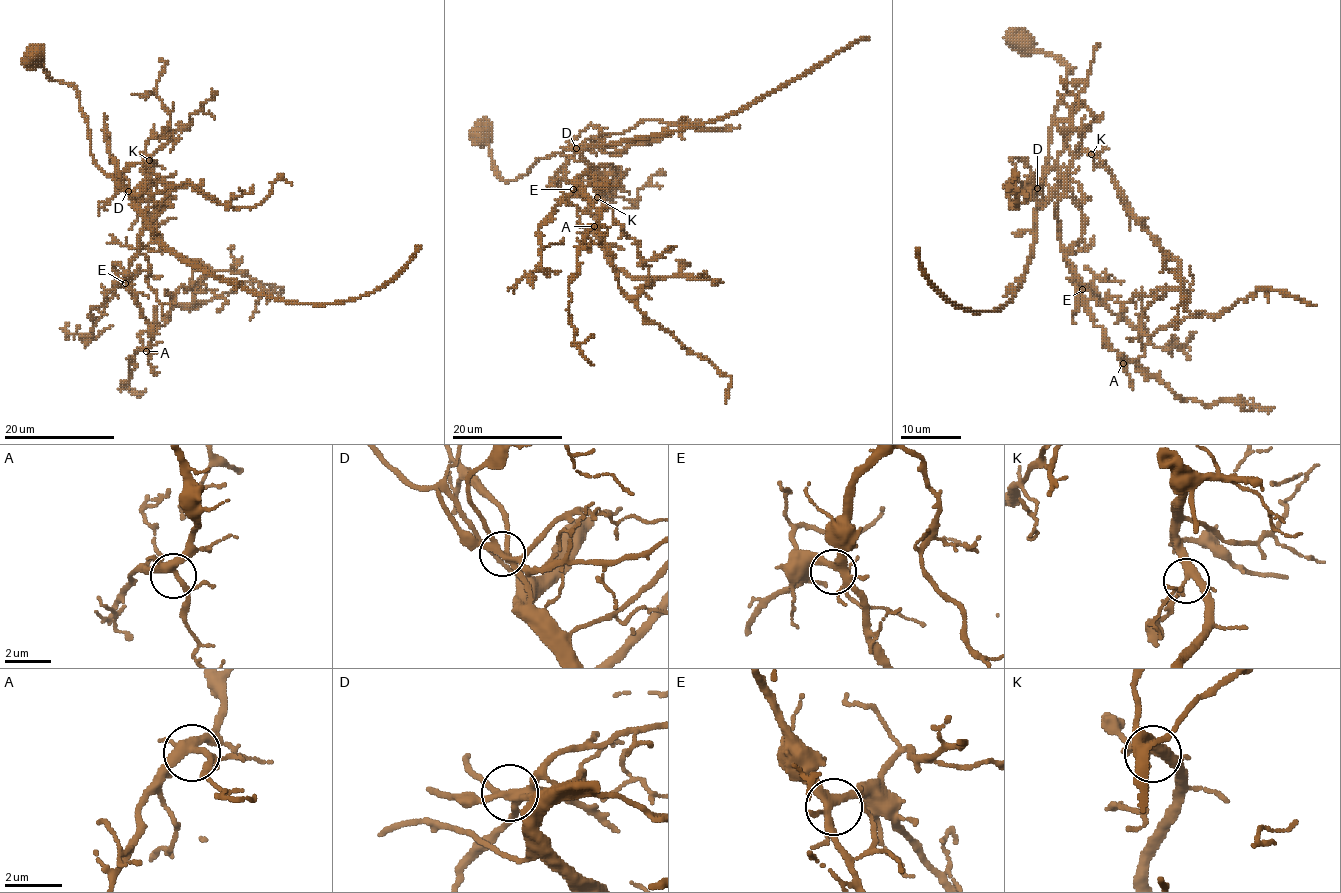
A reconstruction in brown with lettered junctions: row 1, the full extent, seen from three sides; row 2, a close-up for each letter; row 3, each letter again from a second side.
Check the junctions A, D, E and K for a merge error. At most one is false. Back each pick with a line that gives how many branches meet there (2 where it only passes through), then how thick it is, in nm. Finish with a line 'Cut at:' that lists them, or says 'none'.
D: 6 branches meet; 280 nm thick
Cut at: D

